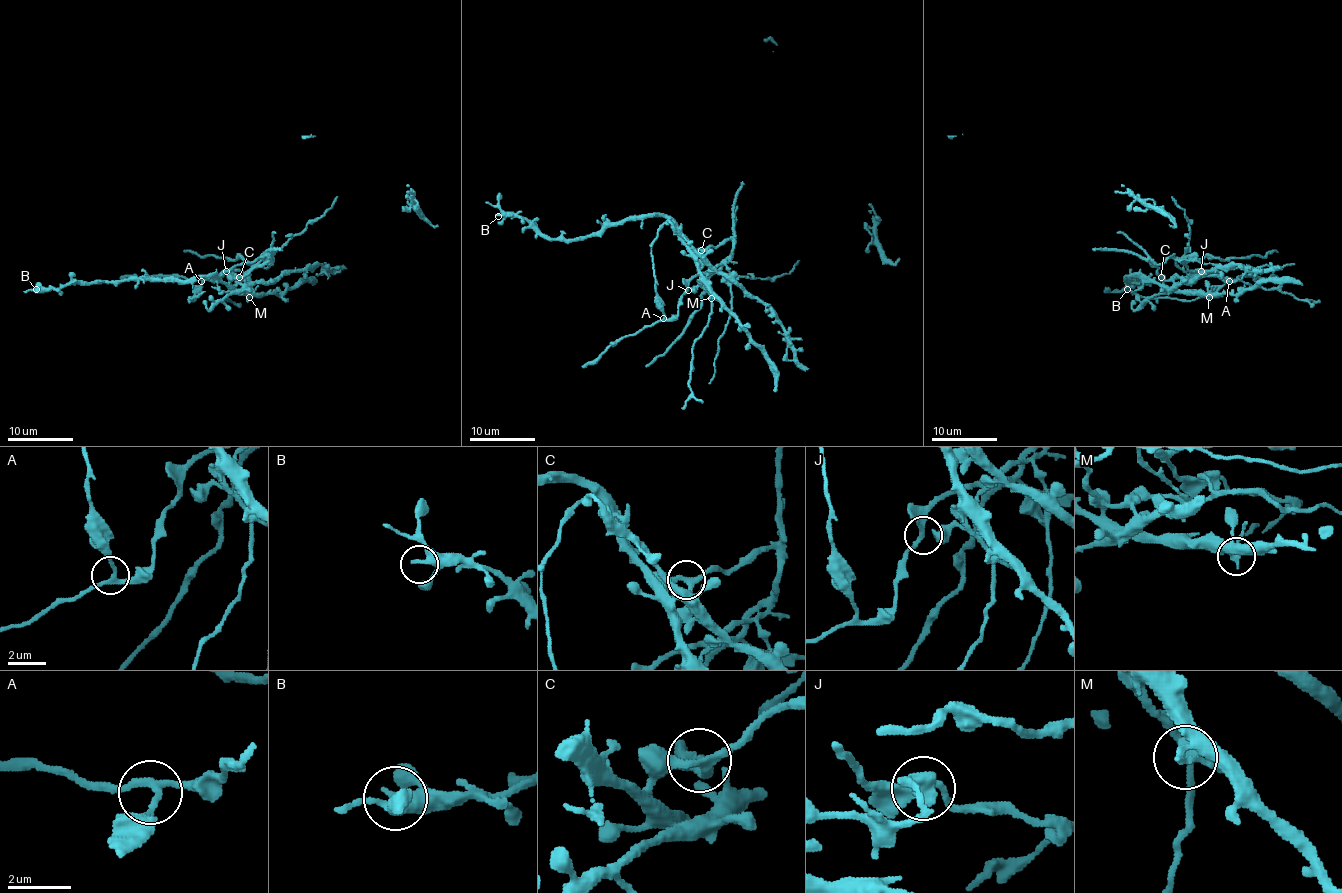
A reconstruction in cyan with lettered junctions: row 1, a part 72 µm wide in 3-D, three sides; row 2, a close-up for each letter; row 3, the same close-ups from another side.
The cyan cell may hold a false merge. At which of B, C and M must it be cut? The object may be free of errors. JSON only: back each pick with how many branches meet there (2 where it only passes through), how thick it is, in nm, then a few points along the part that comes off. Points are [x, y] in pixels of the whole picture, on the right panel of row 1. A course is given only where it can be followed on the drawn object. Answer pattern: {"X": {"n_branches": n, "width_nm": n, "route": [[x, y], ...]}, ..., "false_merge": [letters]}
{"C": {"n_branches": 3, "width_nm": 240, "route": [[1161, 278], [1187, 278], [1182, 263], [1192, 271], [1230, 279], [1191, 301], [1140, 297], [1133, 291]]}, "false_merge": ["C"]}

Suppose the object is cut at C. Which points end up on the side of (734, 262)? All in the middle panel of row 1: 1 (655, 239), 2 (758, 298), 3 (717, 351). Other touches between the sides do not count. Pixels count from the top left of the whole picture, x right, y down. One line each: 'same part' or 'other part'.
1: same part
2: other part
3: same part

